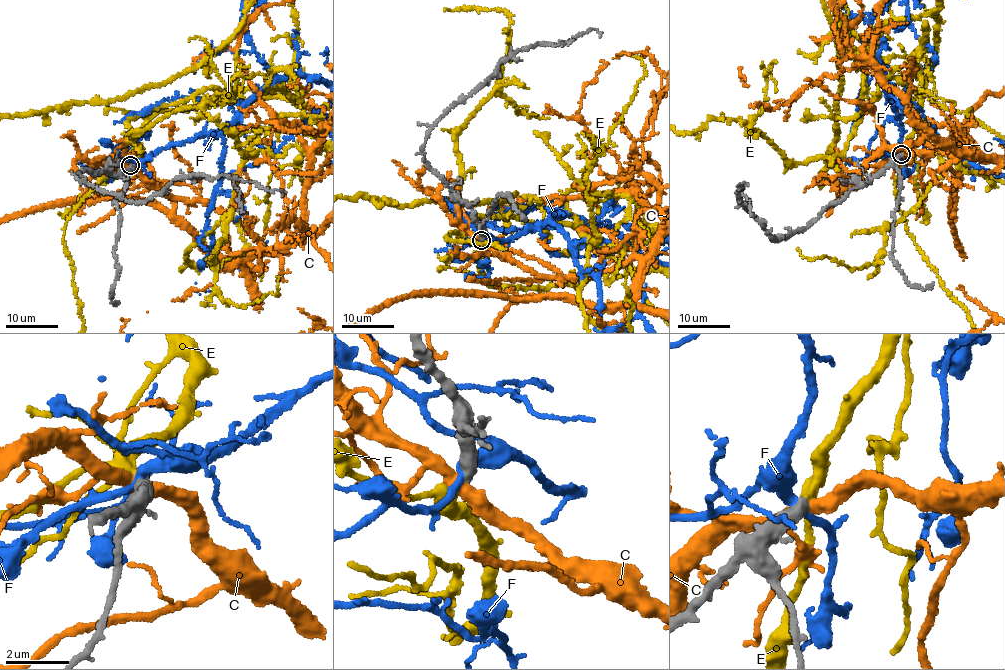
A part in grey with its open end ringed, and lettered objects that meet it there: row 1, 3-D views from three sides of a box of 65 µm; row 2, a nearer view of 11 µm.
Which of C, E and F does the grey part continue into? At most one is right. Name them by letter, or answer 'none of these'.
E

